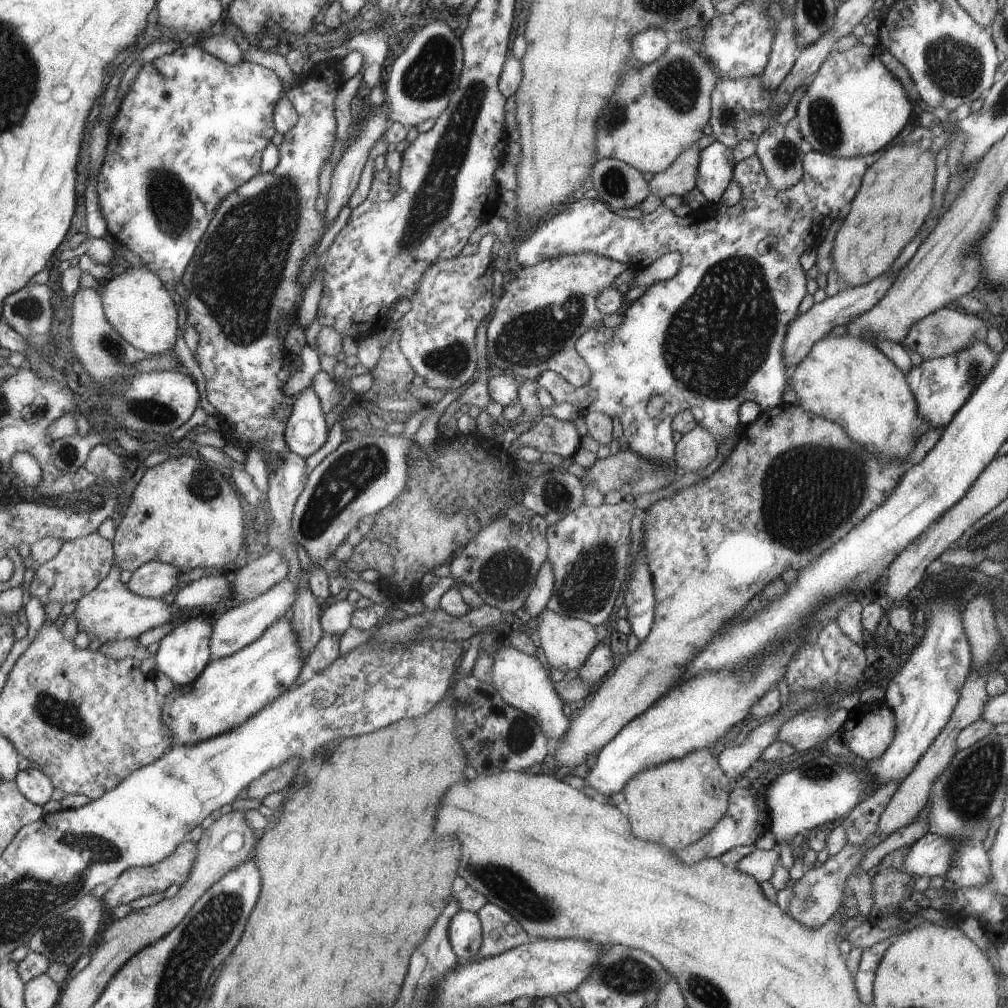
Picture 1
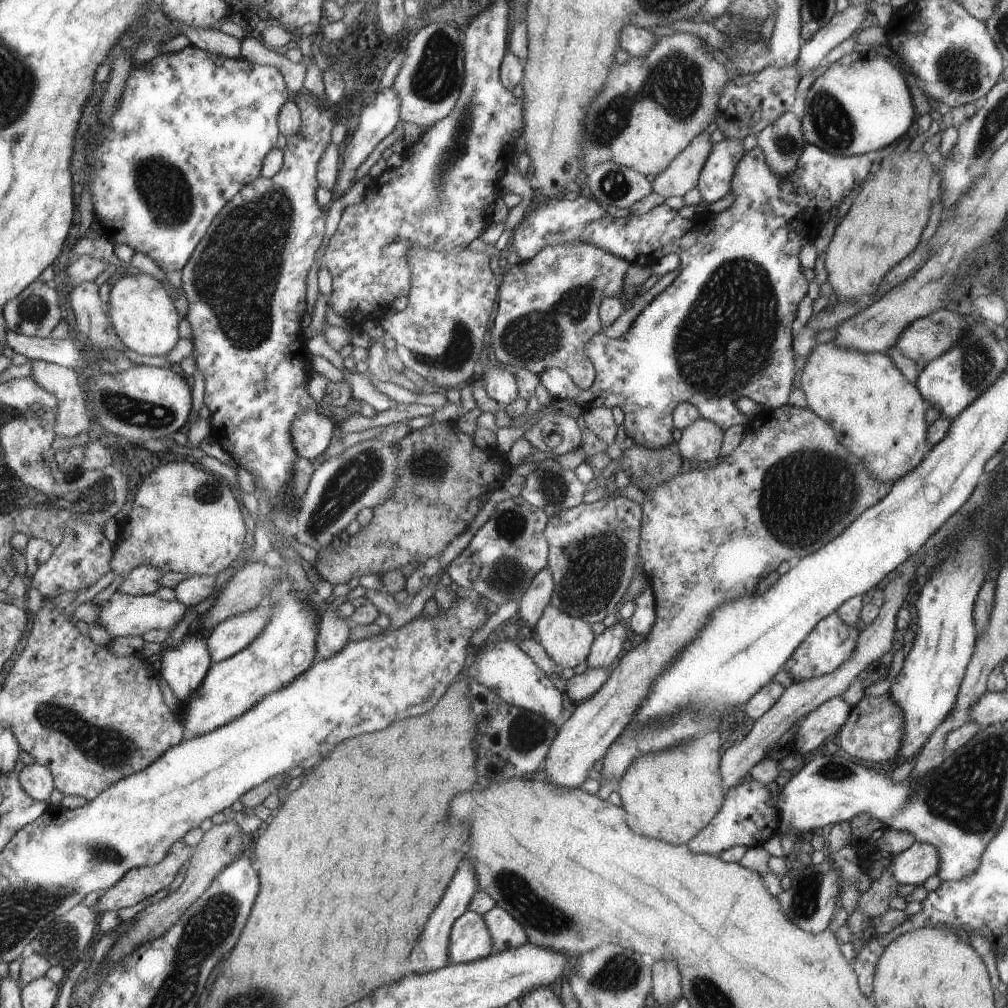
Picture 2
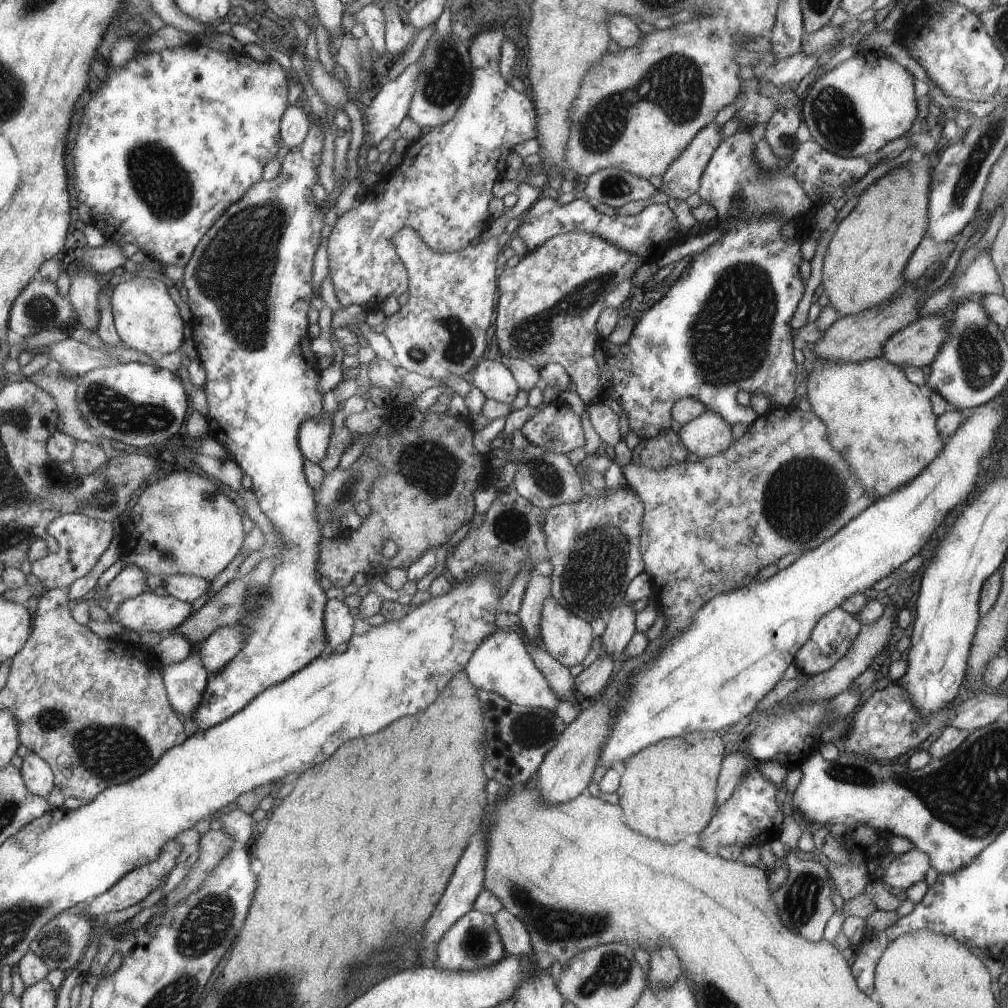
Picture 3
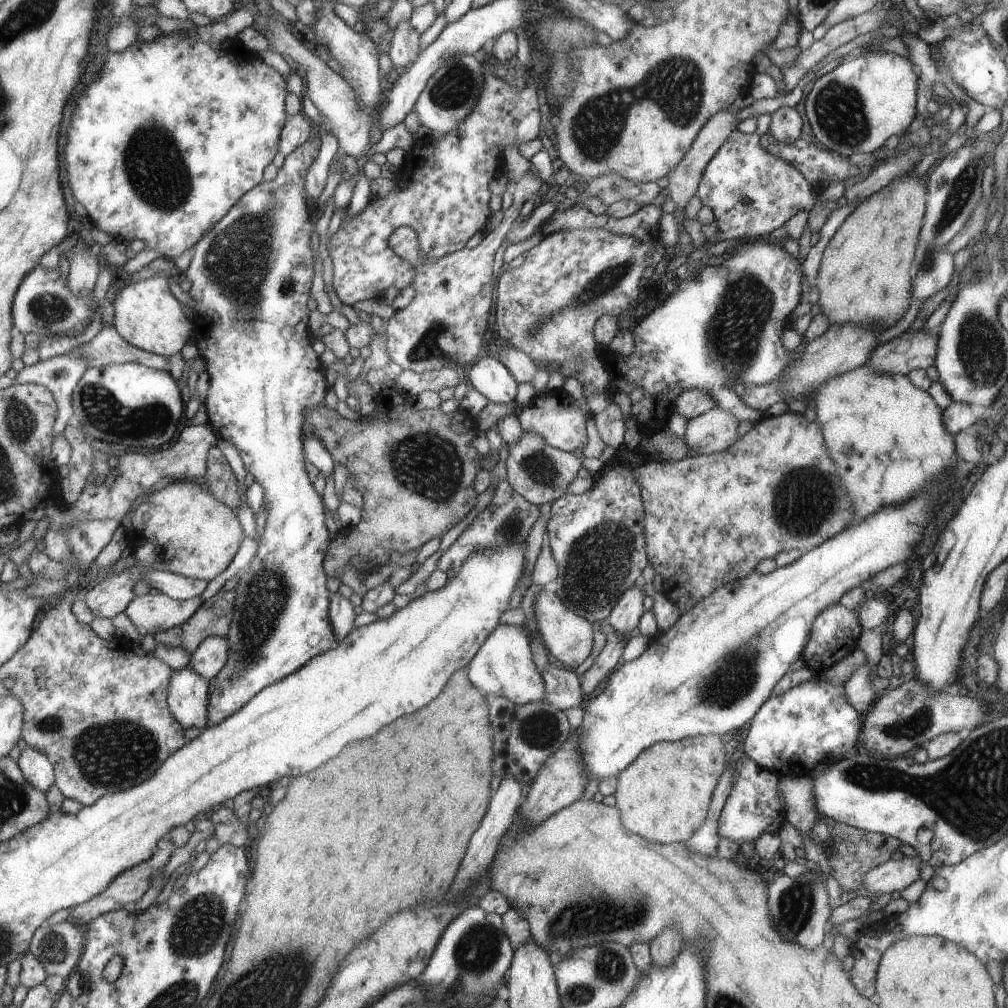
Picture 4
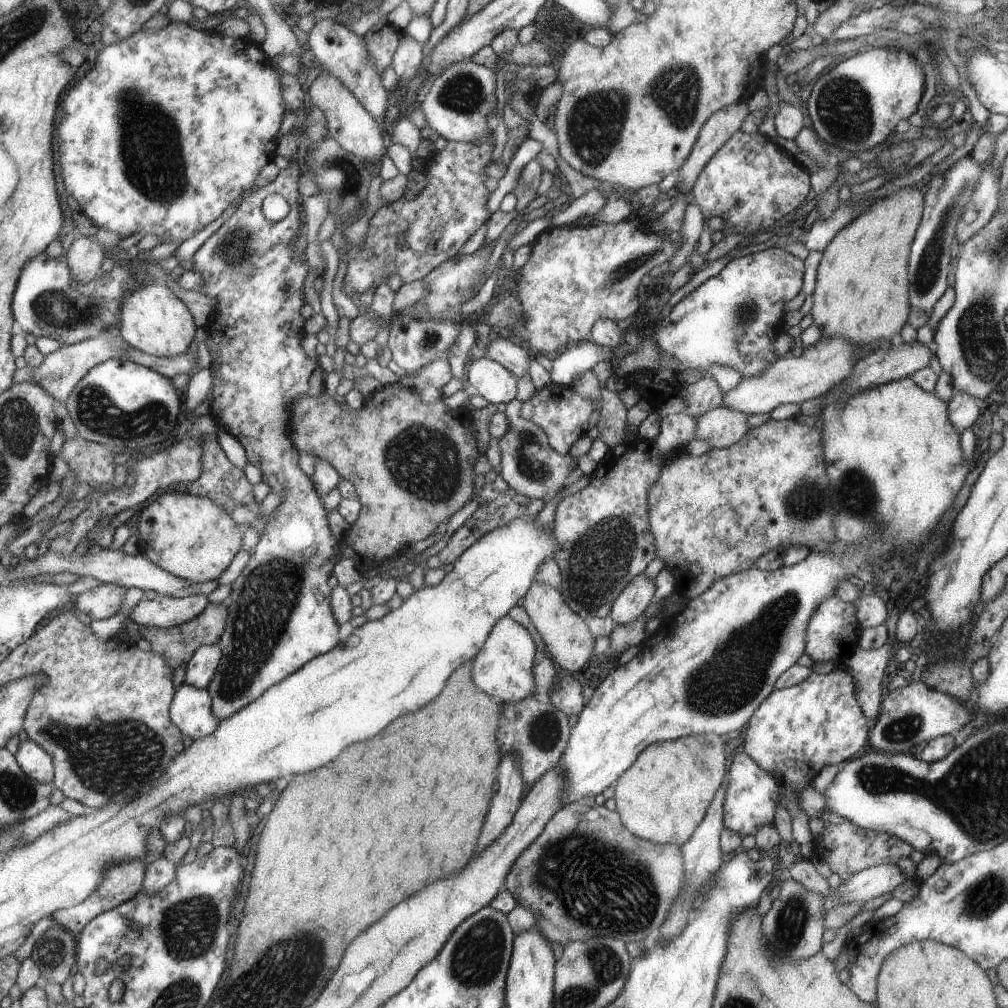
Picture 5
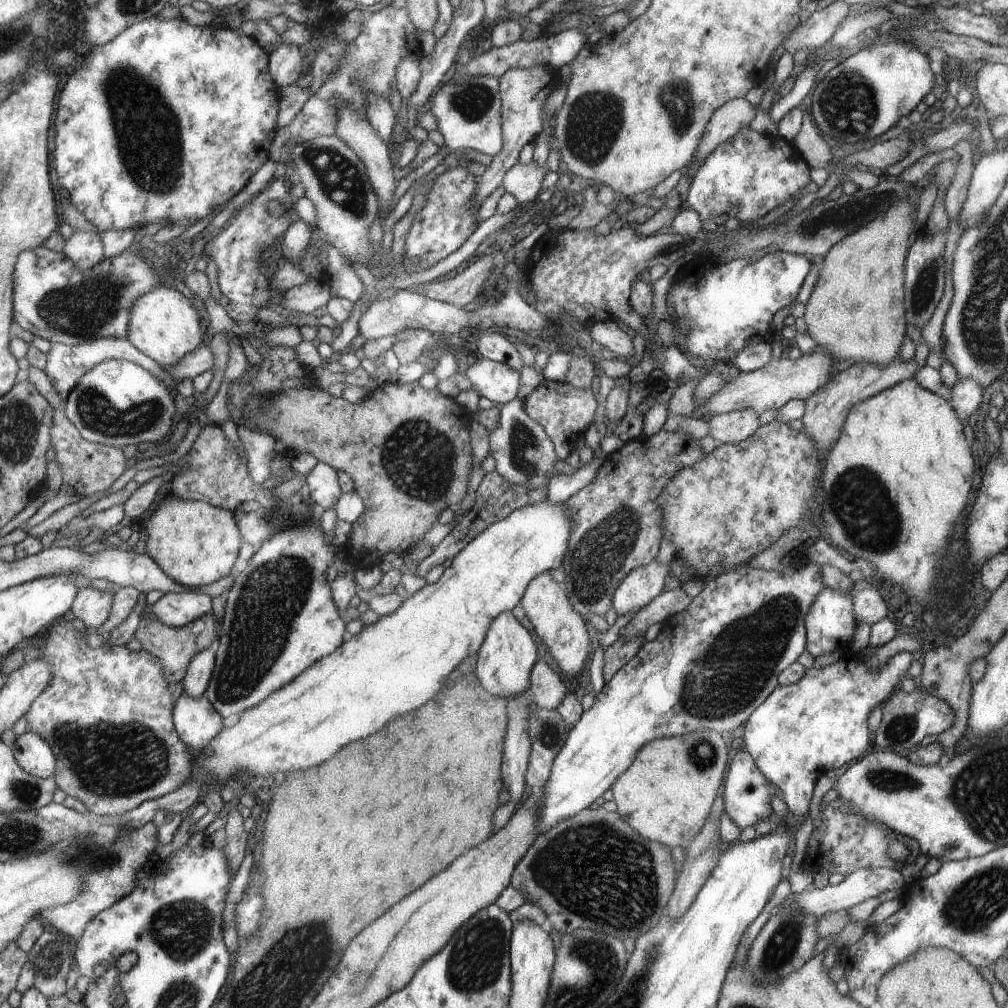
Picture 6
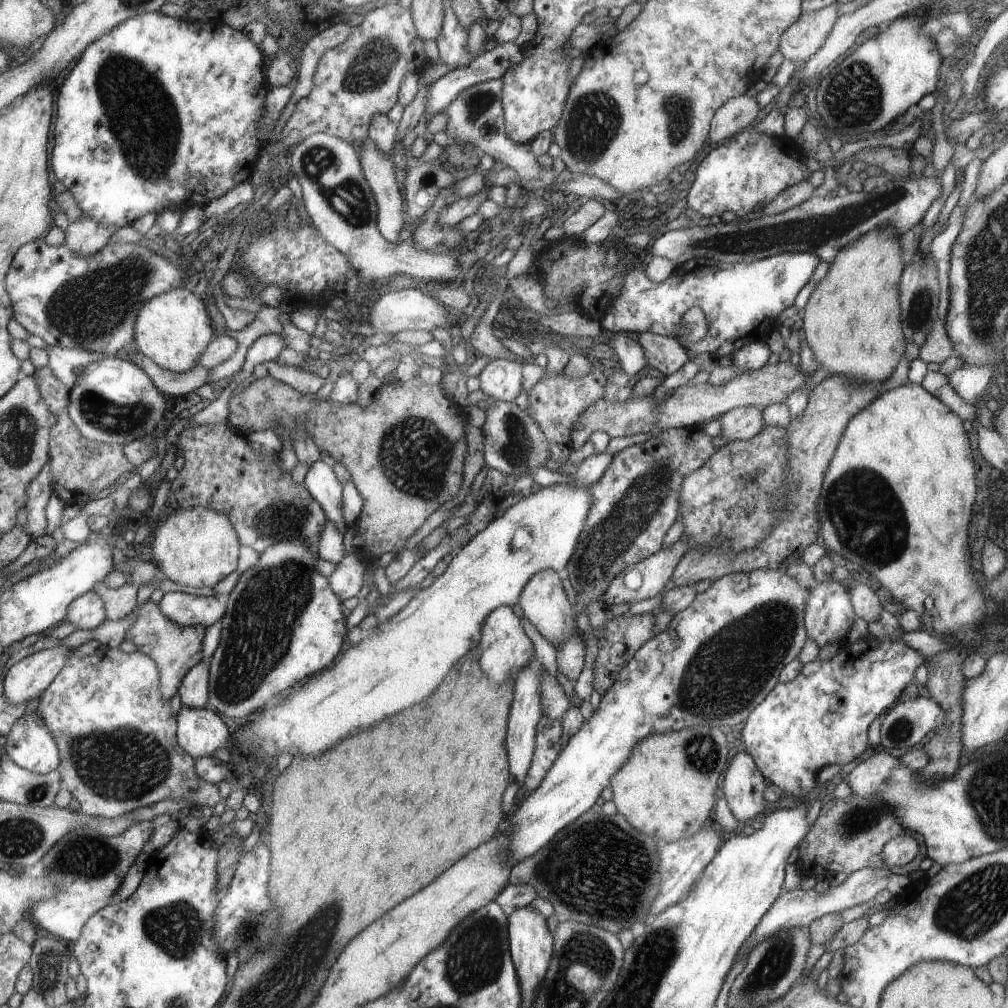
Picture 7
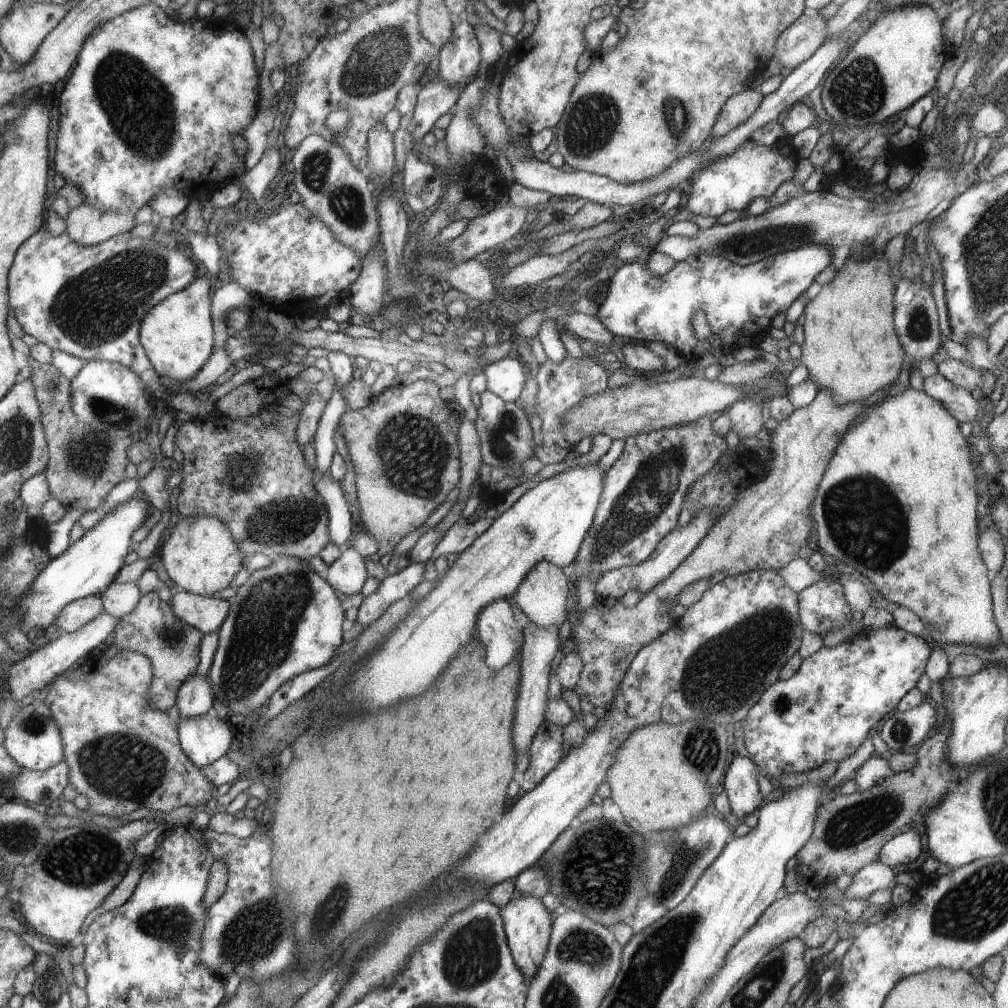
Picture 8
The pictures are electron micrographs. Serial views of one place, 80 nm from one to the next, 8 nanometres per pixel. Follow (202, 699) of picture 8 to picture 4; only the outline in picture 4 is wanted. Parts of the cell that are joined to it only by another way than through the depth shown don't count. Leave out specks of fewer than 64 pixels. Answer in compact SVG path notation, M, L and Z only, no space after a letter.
M214 635L205 638L196 650L193 650L189 664L208 682L223 670L232 654L228 637Z

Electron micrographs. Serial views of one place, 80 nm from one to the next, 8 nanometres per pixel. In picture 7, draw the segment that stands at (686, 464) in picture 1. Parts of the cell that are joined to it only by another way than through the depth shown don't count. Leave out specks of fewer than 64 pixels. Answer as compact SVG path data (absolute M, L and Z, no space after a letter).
M736 407L717 419L721 424L721 435L728 443L754 437L766 426L758 407Z

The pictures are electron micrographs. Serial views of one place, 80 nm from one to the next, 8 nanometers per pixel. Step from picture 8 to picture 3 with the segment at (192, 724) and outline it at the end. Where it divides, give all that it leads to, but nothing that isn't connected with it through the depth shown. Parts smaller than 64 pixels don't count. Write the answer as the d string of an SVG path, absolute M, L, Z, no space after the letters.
M195 646L189 657L171 665L164 665L163 677L167 683L167 697L177 712L192 716L203 700L210 674Z

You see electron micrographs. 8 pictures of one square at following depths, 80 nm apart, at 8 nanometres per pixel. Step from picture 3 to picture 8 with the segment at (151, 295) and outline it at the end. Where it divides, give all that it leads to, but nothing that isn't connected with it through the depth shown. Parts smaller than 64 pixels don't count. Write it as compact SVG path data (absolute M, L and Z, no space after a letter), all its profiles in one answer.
M204 278L155 304L143 318L139 339L159 375L188 380L208 362L214 350L214 328L210 318L210 288Z

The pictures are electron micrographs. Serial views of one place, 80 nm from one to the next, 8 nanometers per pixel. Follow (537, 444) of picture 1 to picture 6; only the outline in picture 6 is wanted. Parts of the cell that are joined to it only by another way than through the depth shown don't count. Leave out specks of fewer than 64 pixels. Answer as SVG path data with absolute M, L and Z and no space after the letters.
M544 380L540 386L523 400L527 414L546 428L547 434L555 445L555 453L562 461L576 450L581 437L594 421L594 412L598 410L596 398L591 387L577 389L571 384Z

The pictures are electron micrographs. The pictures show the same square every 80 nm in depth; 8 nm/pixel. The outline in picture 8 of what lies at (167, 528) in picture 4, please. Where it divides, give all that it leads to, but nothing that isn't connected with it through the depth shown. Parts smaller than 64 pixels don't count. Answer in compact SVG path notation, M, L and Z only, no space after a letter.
M212 515L181 516L158 547L162 566L177 590L210 595L228 588L242 568L242 554L228 525Z

